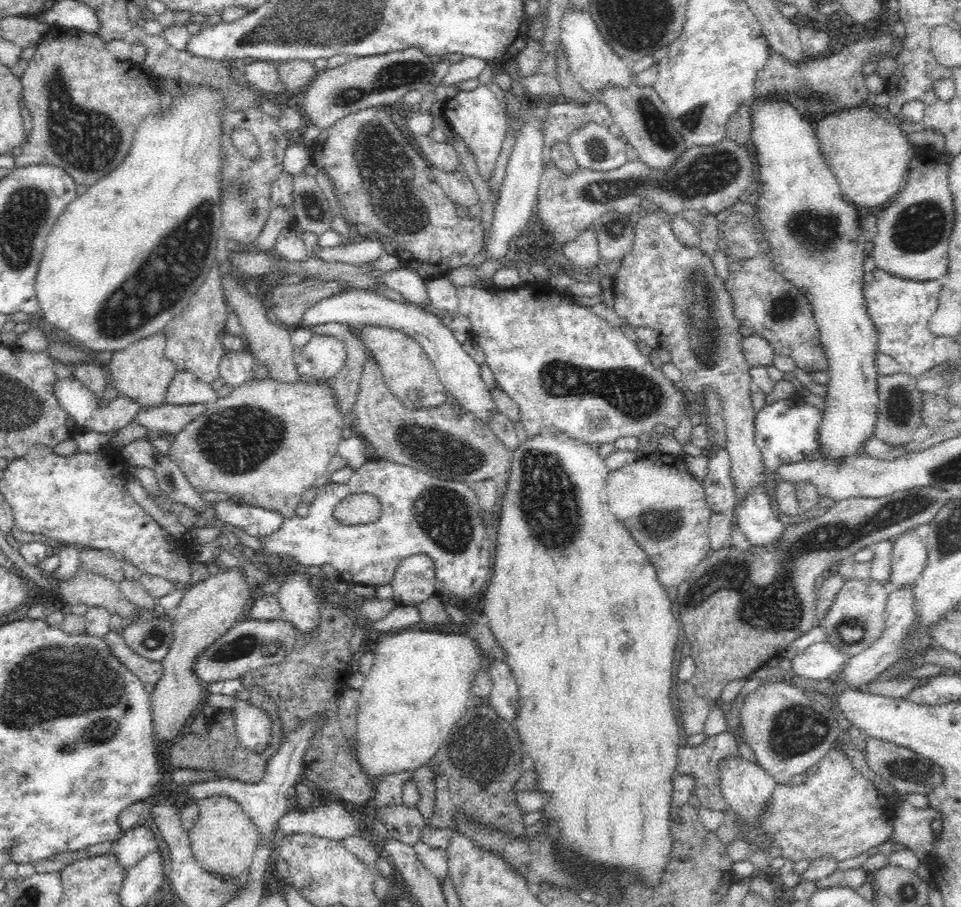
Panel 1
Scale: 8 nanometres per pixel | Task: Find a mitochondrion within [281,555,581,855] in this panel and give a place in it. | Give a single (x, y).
(483, 747)

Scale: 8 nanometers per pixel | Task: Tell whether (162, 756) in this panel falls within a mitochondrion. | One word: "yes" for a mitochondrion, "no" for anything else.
no

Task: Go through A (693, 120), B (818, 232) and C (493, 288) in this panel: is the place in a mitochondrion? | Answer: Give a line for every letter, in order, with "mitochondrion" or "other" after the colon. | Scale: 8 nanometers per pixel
A: mitochondrion
B: mitochondrion
C: other

